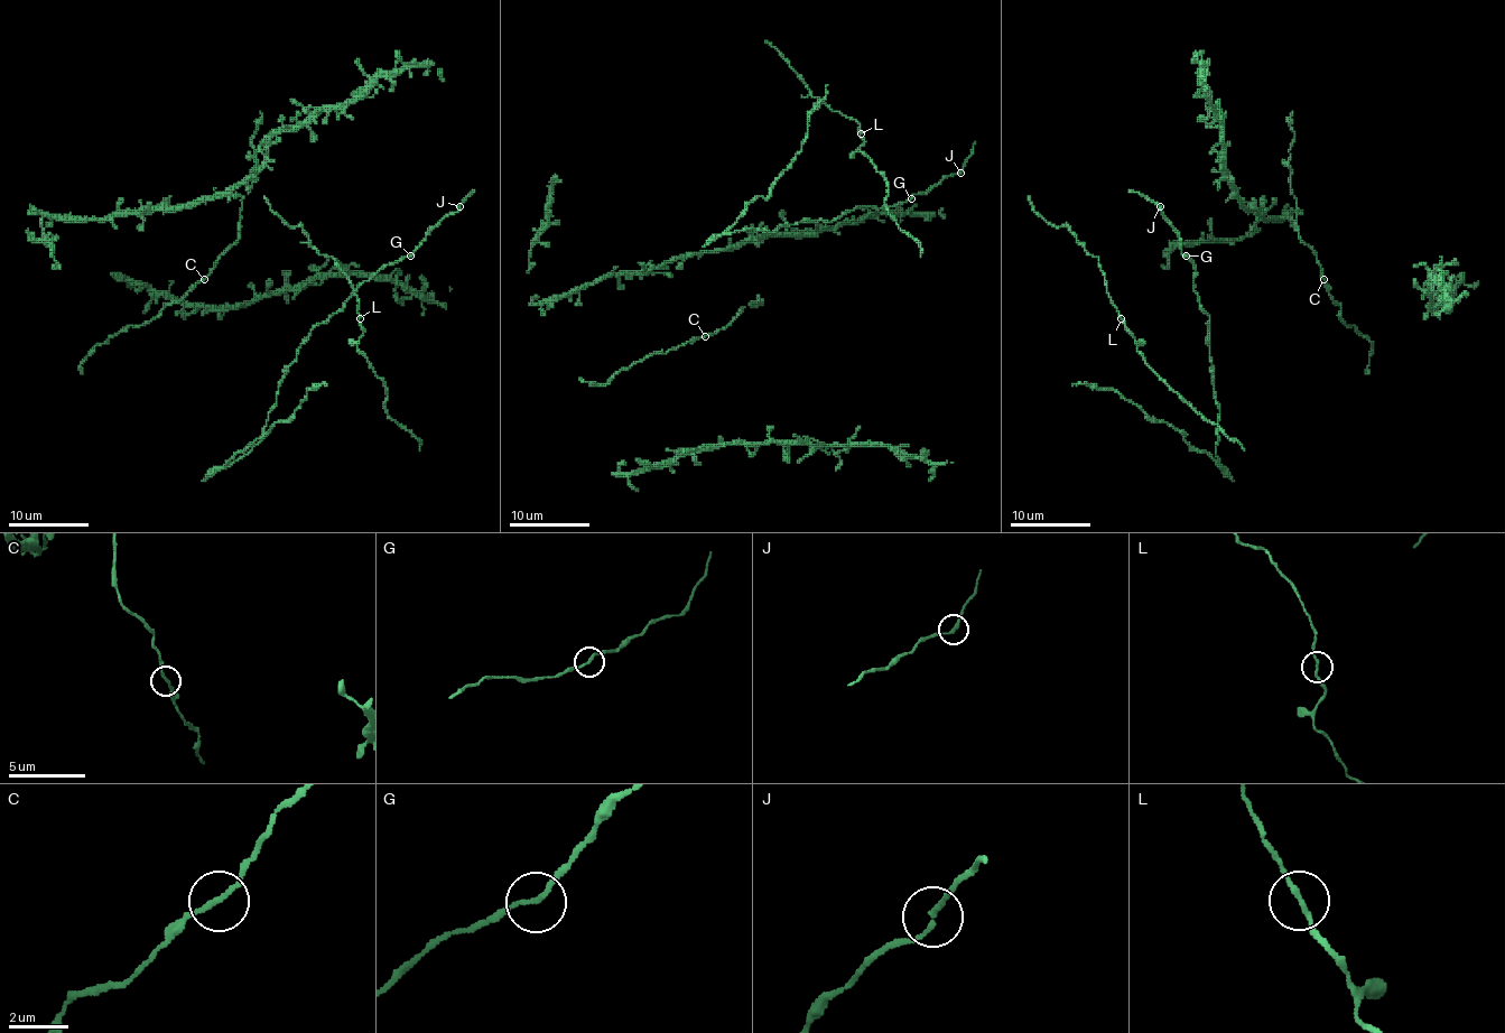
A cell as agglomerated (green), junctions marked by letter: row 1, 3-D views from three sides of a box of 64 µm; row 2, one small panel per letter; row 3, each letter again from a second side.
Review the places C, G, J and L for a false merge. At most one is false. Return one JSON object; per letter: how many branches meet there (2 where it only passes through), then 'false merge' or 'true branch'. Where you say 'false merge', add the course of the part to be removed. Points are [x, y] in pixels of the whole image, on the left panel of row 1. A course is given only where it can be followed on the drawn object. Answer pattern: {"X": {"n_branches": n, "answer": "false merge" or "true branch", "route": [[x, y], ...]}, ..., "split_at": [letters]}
{"C": {"n_branches": 2, "answer": "true branch"}, "G": {"n_branches": 2, "answer": "true branch"}, "J": {"n_branches": 2, "answer": "true branch"}, "L": {"n_branches": 2, "answer": "true branch"}, "split_at": []}

